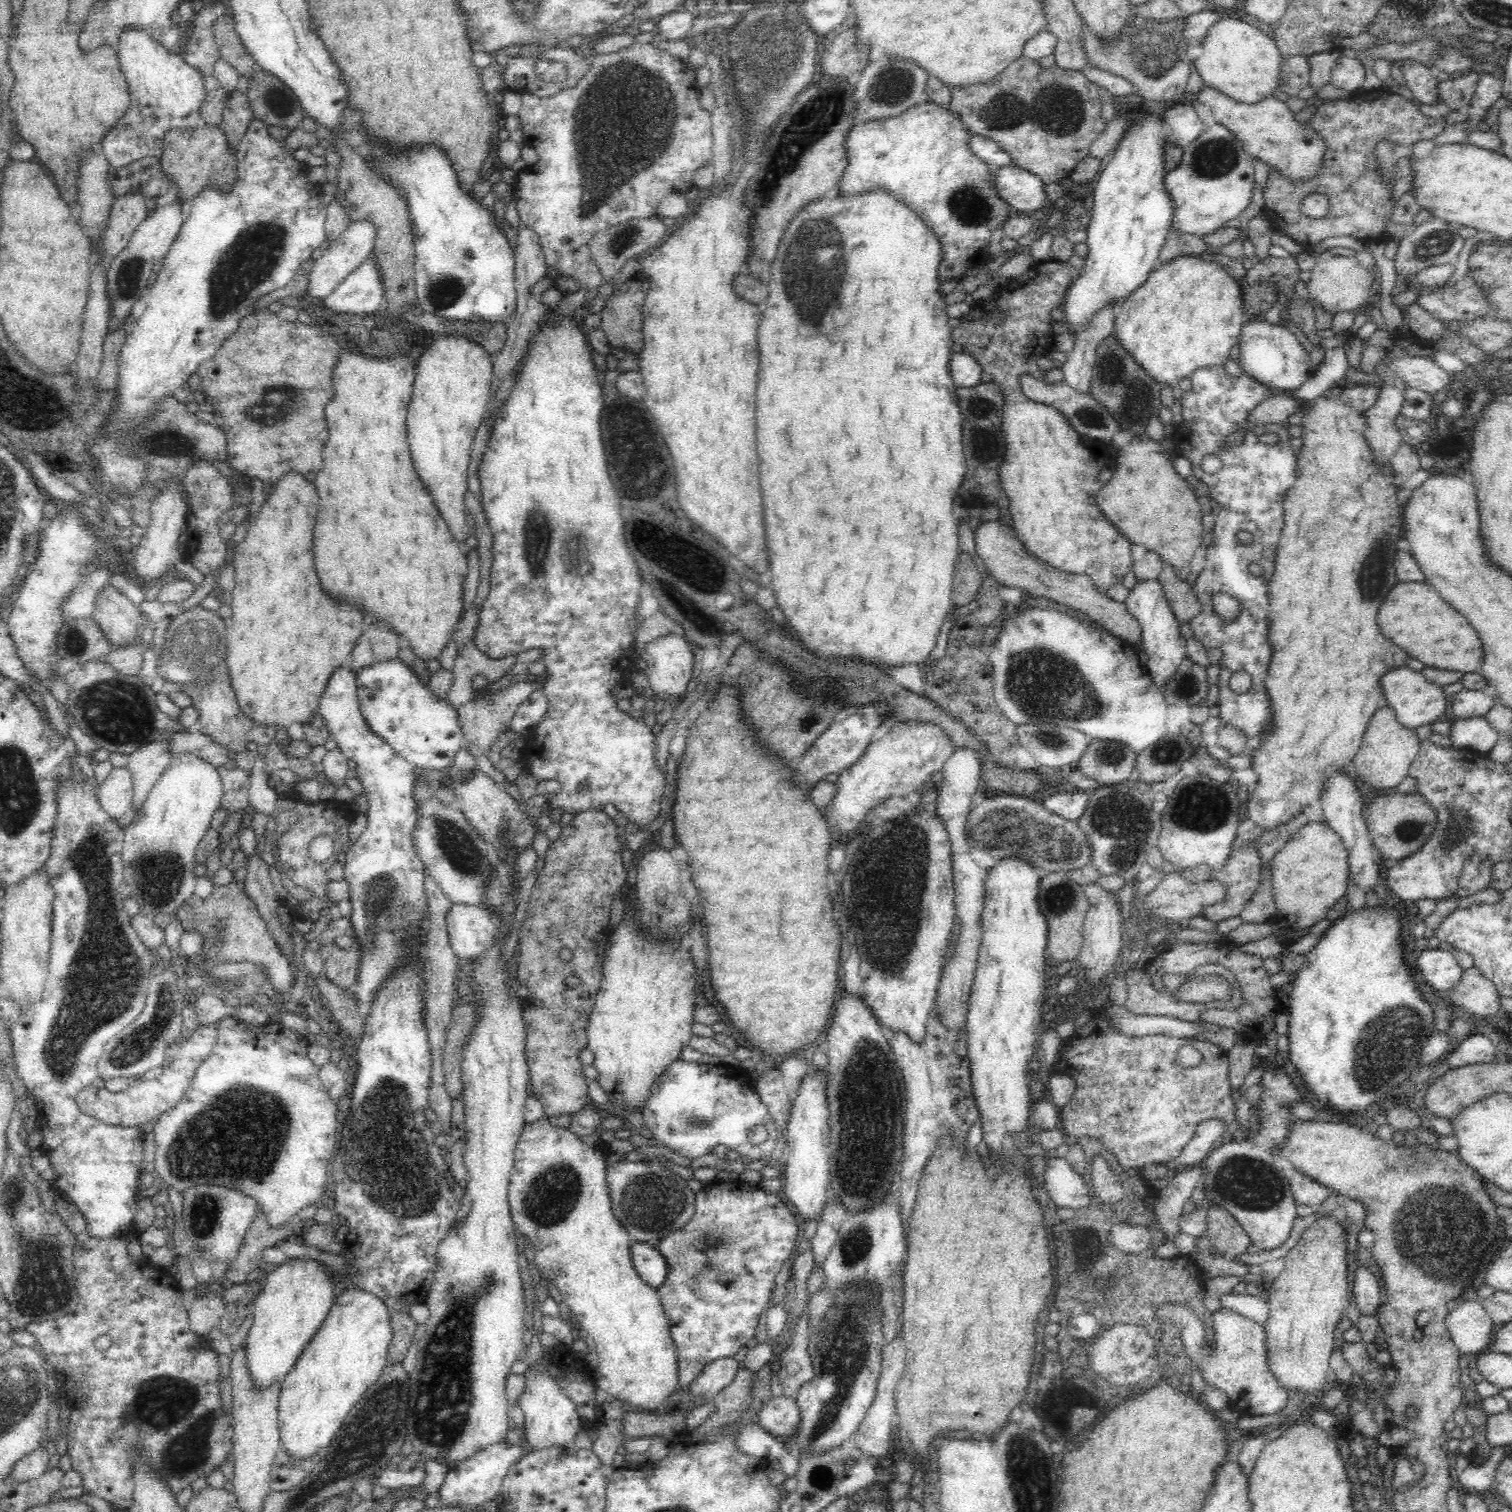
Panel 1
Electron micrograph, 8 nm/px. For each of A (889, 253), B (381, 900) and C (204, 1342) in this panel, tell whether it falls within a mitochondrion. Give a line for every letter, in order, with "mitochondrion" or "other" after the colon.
A: other
B: mitochondrion
C: other

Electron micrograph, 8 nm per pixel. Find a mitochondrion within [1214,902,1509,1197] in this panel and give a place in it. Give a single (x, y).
(1390, 1041)

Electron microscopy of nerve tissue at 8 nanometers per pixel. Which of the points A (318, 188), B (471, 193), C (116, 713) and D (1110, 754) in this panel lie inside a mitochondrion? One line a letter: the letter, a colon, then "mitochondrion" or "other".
A: other
B: other
C: mitochondrion
D: mitochondrion

